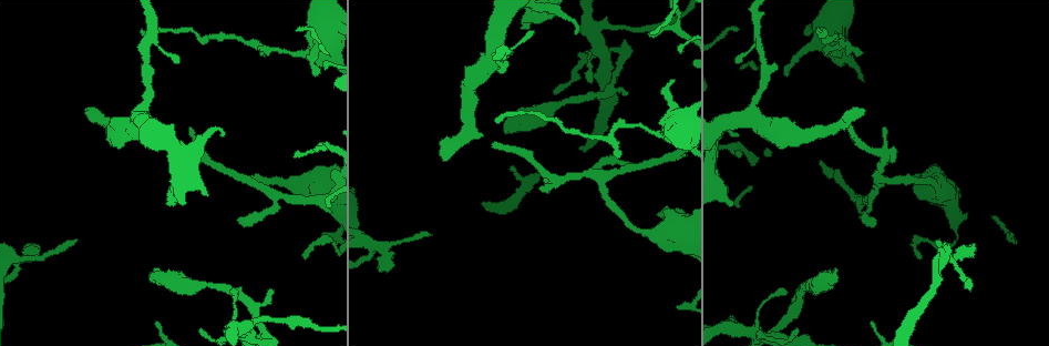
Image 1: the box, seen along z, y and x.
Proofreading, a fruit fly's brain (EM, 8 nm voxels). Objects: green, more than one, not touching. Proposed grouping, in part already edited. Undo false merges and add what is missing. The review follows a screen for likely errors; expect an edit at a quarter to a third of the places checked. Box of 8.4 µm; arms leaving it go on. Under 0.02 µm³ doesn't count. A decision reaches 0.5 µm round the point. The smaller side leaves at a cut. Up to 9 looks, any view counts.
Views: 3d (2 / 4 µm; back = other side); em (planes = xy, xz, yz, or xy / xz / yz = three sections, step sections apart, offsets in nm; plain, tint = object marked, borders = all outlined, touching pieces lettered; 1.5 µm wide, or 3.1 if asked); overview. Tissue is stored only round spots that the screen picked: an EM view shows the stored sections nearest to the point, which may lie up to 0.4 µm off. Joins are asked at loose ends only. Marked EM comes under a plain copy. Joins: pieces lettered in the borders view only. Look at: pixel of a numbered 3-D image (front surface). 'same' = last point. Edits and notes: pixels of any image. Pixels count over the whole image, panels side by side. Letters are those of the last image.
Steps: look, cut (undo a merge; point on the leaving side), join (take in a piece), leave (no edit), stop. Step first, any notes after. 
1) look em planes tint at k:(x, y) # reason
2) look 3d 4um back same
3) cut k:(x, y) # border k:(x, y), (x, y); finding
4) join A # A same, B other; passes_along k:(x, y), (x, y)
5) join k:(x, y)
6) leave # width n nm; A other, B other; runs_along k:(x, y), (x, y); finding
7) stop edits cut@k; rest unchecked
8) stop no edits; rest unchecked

look em yz step 8 tint at 1:(830, 48) # narrows sharply

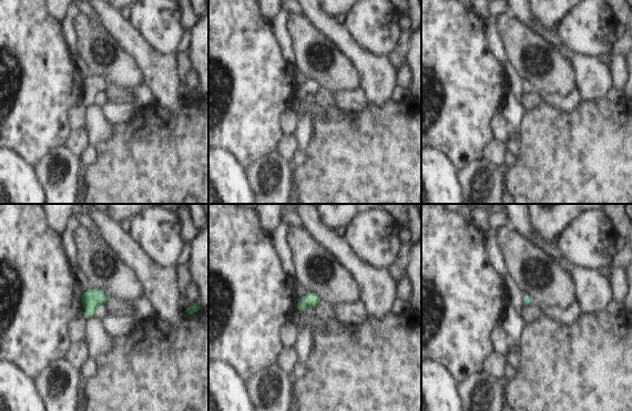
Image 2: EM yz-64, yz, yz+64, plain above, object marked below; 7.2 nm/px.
look em planes tint same

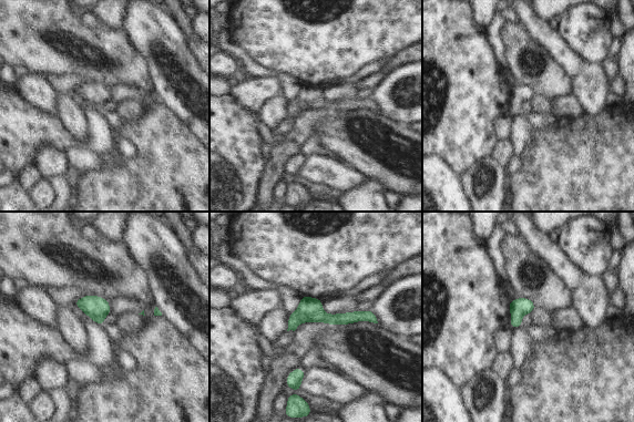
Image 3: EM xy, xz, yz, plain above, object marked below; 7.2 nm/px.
look em planes borders same

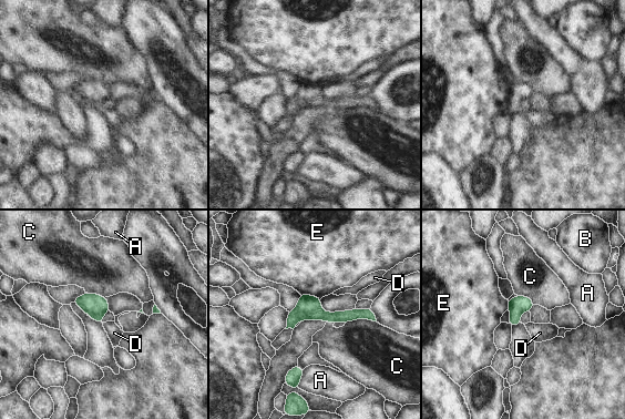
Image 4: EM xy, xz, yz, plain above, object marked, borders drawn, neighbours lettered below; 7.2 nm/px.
leave # A other, B other, C other, D other, E other; runs_along 4:(371, 317), (300, 314), (289, 325); continuous, no second neuron

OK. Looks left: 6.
look em planes borders at 1:(661, 215) # long arm stops here

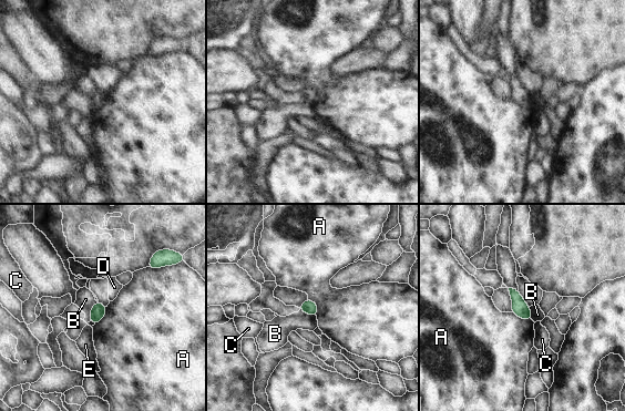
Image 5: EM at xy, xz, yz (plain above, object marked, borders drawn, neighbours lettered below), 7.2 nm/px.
leave # longest_contact A 170 nm; A other, B other, C other, D other, E other; border 5:(96, 301), (91, 308), (89, 320); none of them fits

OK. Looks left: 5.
look em planes borders at 1:(834, 272) # free end

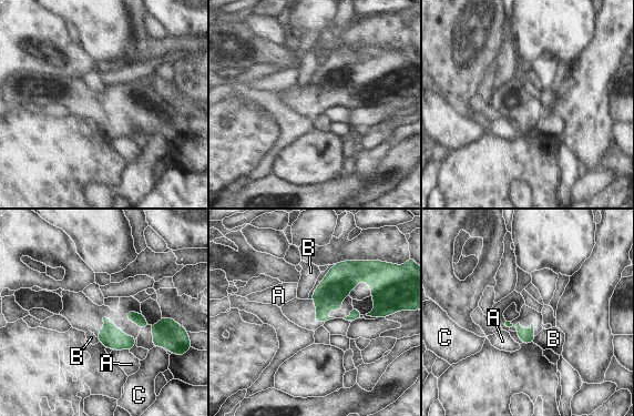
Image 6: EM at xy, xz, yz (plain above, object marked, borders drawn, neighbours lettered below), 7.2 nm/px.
leave # A other, B other, C other; border 6:(514, 332), (521, 343); no lettered piece goes on from it

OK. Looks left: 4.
look 3d 4um at 1:(492, 142) # thin end

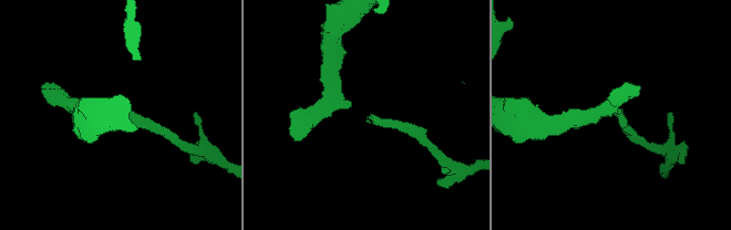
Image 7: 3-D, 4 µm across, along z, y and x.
look em xy step 8 tint at 7:(369, 117)

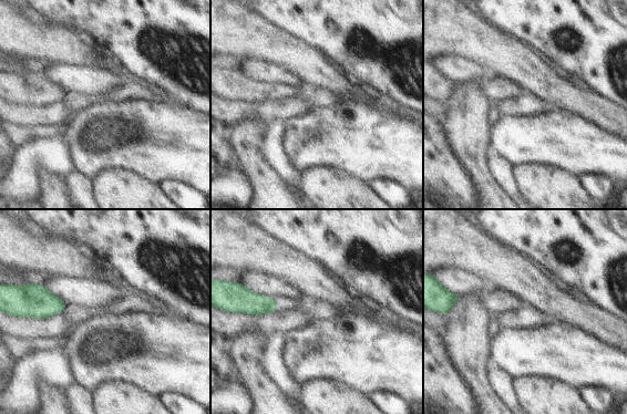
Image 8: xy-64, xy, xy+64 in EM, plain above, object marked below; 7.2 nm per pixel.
look em planes borders same

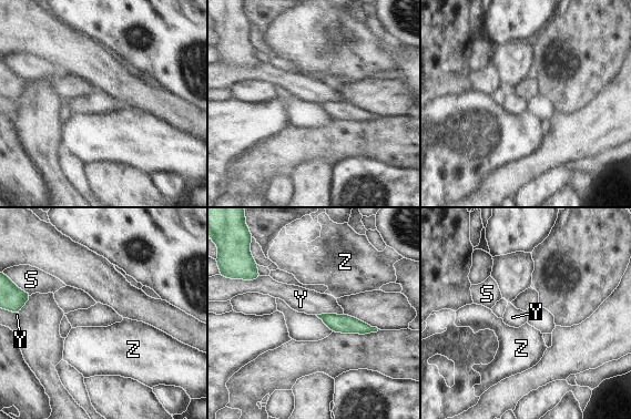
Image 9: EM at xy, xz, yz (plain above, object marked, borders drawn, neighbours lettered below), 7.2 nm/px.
leave # longest_contact Y 200 nm; S other, Y other, Z other; none of them fits

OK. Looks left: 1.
stop no edits; rest unchecked

